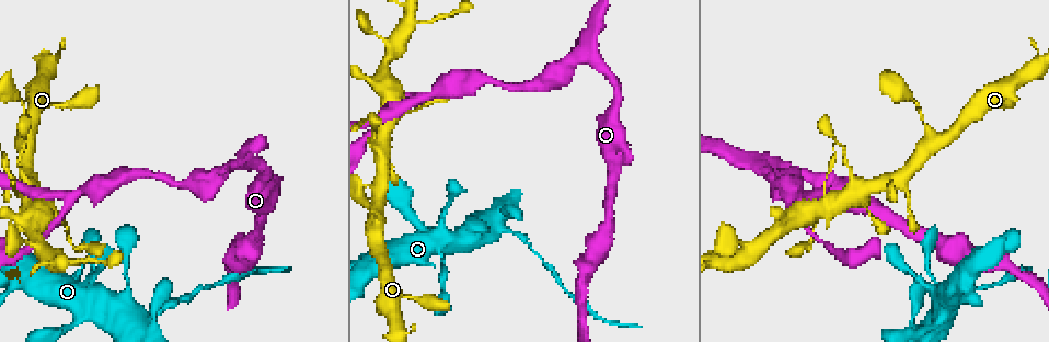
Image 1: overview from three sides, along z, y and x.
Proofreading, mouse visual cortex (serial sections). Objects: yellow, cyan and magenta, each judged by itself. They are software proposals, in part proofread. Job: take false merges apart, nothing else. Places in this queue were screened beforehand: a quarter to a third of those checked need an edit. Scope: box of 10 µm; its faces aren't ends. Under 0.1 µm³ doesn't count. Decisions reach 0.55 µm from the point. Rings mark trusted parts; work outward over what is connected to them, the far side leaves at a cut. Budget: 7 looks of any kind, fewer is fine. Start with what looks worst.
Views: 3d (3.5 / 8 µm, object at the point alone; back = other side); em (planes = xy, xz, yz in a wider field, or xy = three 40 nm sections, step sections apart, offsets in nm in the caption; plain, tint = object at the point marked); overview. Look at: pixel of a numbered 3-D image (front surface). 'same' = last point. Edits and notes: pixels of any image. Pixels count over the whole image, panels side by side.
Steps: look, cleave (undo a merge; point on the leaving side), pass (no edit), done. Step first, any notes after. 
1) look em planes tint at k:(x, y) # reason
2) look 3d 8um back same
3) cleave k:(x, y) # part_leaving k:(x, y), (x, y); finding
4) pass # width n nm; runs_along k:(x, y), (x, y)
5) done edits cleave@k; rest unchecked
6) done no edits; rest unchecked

look 3d 3.5um at 1:(181, 299) # calibre changes

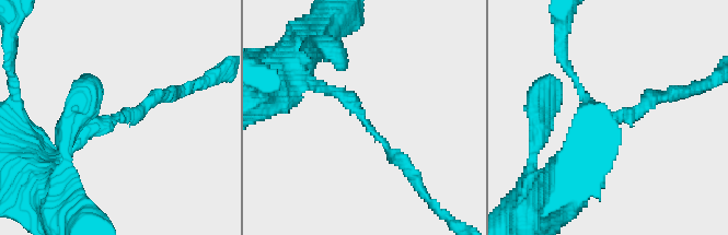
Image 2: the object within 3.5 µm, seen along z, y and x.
look em xy step 3 tint at 2:(360, 118) # arm_widths 150, 150 nm

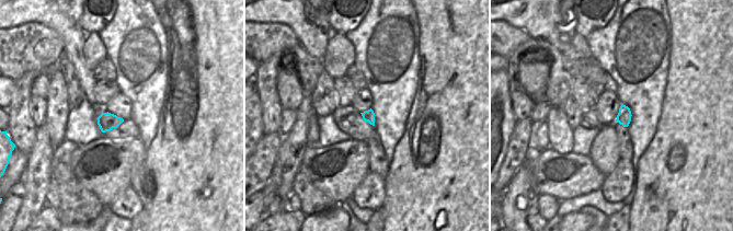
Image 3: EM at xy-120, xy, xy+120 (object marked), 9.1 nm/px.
cleave 2:(140, 110) # part_leaving 2:(116, 115), (180, 91); a second cell is stuck on

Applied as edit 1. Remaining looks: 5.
look 3d 3.5um at 1:(765, 165) # abrupt turn

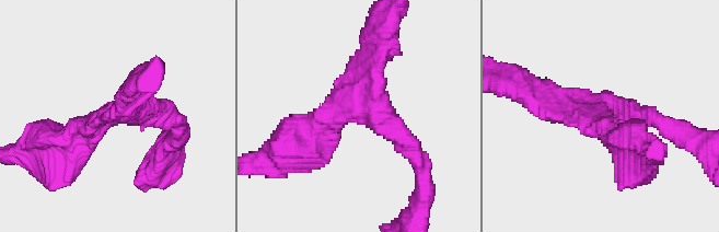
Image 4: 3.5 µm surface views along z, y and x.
look em xy step 5 tint at 4:(368, 111)

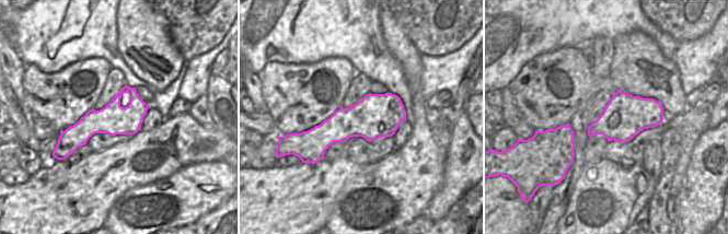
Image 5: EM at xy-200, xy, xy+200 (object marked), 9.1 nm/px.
look em xy step 1 tint same # cut it another way

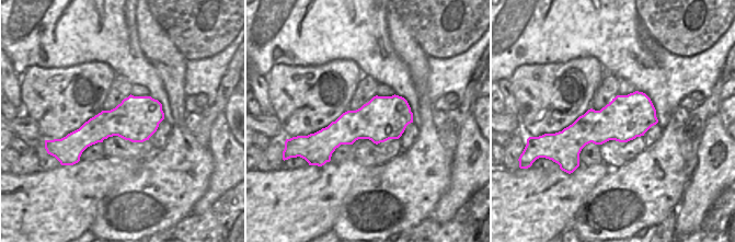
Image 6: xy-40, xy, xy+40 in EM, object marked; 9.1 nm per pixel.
pass # runs_along 4:(174, 118), (111, 112), (70, 152); all the same cell

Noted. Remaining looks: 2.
look 3d 3.5um at 1:(814, 209) # small branch off a trunk

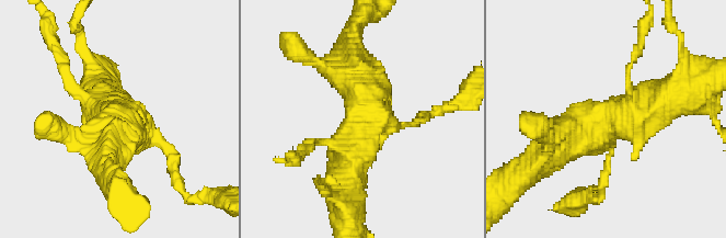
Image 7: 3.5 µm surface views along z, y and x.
pass # runs_along 7:(671, 95), (590, 118), (548, 152); continuous, no second cell

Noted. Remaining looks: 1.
done edits cleave@2; rest unchecked

